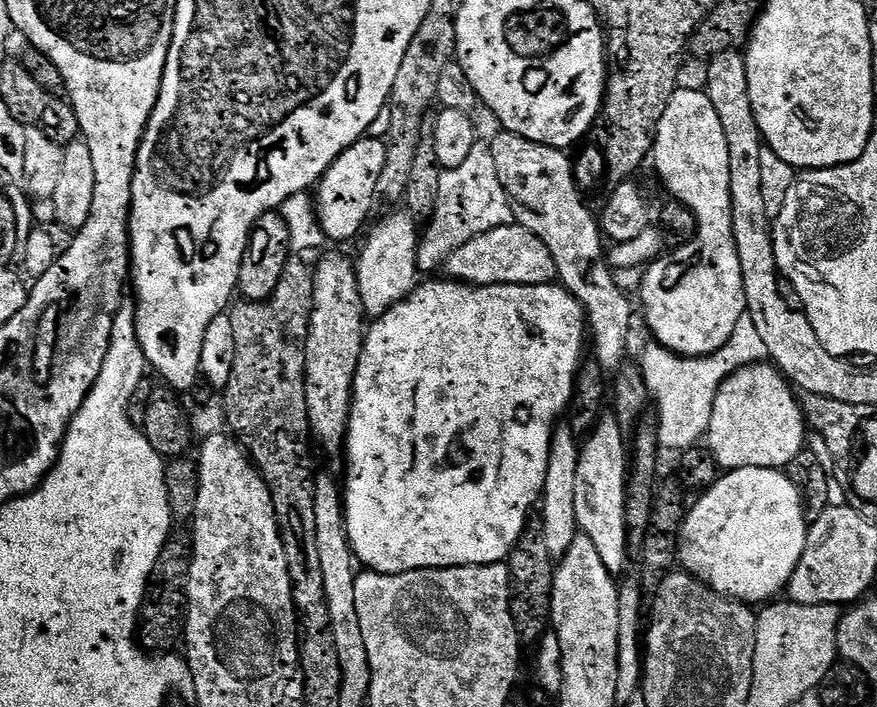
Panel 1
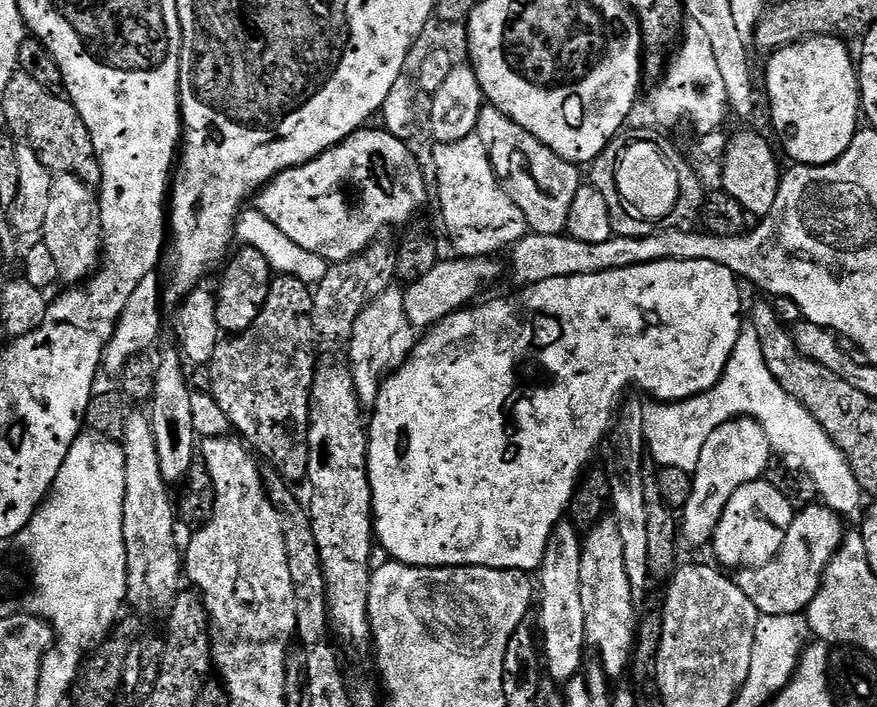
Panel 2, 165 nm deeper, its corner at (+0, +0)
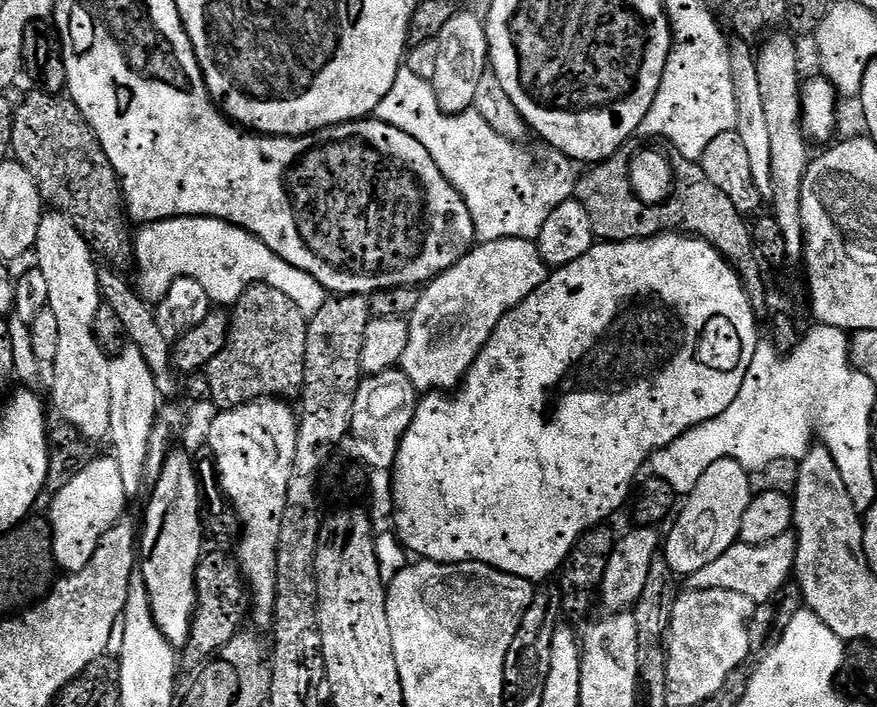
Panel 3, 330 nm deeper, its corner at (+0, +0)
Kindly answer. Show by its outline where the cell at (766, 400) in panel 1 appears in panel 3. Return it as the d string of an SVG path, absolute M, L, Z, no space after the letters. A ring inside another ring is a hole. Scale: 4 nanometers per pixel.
M719 460L698 478L698 486L687 493L685 502L675 517L676 525L669 530L662 544L663 559L670 562L677 577L693 576L702 566L710 566L714 558L722 558L730 546L740 540L742 514L750 506L754 493L748 469L736 460ZM684 508L684 509L683 509ZM680 516L680 517L679 517Z

